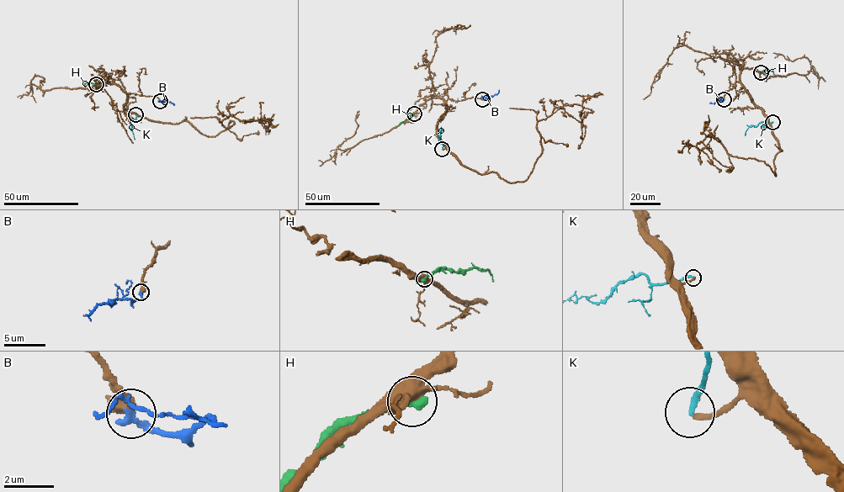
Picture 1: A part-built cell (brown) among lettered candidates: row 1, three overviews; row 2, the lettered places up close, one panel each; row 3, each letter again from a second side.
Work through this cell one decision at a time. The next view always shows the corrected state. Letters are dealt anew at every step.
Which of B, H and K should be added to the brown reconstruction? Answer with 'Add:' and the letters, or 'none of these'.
Add: B, K

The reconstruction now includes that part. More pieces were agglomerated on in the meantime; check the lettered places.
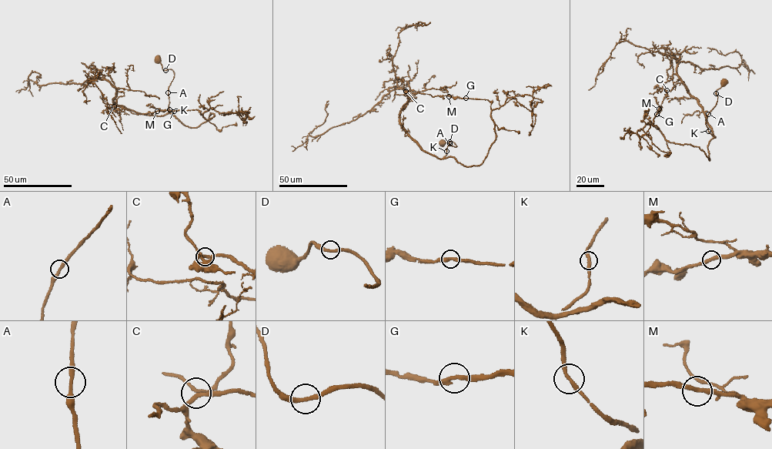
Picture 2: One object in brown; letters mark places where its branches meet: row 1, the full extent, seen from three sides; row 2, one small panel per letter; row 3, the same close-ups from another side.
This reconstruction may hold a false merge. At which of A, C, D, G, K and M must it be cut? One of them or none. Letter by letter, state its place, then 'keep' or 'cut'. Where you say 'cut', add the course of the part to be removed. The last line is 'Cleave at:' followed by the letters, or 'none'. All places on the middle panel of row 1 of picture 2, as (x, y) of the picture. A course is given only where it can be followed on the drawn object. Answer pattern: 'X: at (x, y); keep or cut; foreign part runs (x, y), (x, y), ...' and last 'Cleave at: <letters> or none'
A: at (449, 143); keep
C: at (406, 91); keep
D: at (449, 142); keep
G: at (466, 98); keep
K: at (446, 151); keep
M: at (449, 96); keep
Cleave at: none

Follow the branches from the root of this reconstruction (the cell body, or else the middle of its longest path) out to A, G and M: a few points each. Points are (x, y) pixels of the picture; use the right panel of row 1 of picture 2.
A: (724, 81), (716, 91), (716, 105), (708, 114)
G: (724, 81), (706, 120), (714, 136), (708, 145), (709, 160), (698, 147), (666, 140), (653, 125), (656, 114)
M: (724, 81), (706, 120), (714, 136), (708, 145), (709, 160), (698, 147), (666, 140), (653, 125), (659, 108)

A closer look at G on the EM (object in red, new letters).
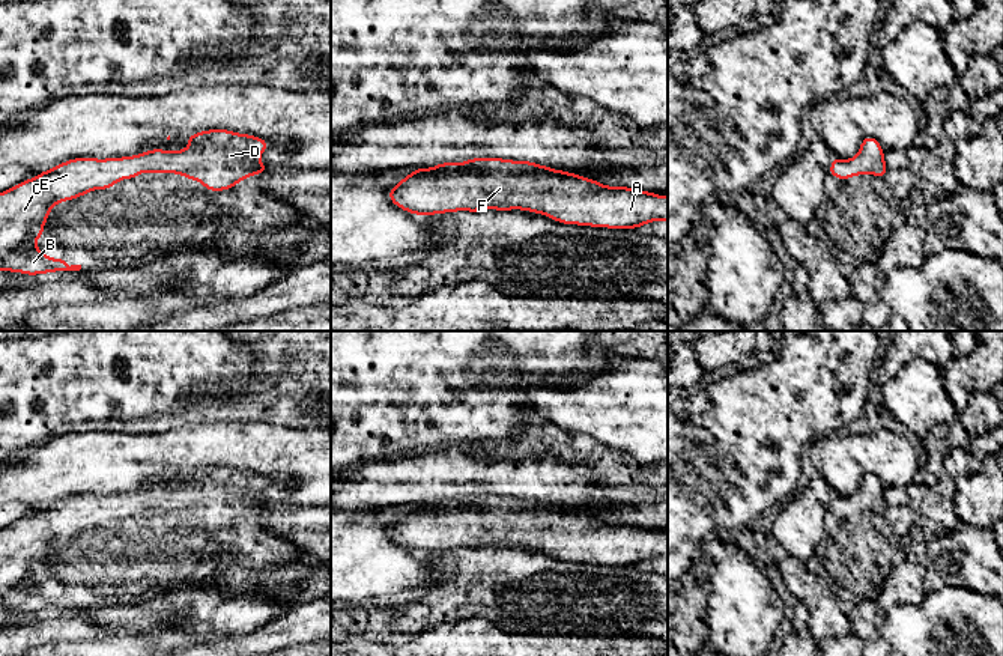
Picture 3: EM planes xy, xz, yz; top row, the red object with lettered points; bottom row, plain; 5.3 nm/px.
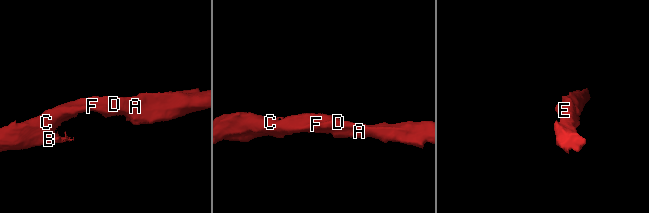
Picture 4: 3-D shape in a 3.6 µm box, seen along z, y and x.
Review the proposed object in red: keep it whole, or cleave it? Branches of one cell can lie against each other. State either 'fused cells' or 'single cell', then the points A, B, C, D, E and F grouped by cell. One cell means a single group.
single cell; A B C D E F

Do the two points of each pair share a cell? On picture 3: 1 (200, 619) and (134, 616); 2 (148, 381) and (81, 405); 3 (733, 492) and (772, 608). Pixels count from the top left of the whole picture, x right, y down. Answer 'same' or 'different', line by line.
1: same
2: same
3: different

